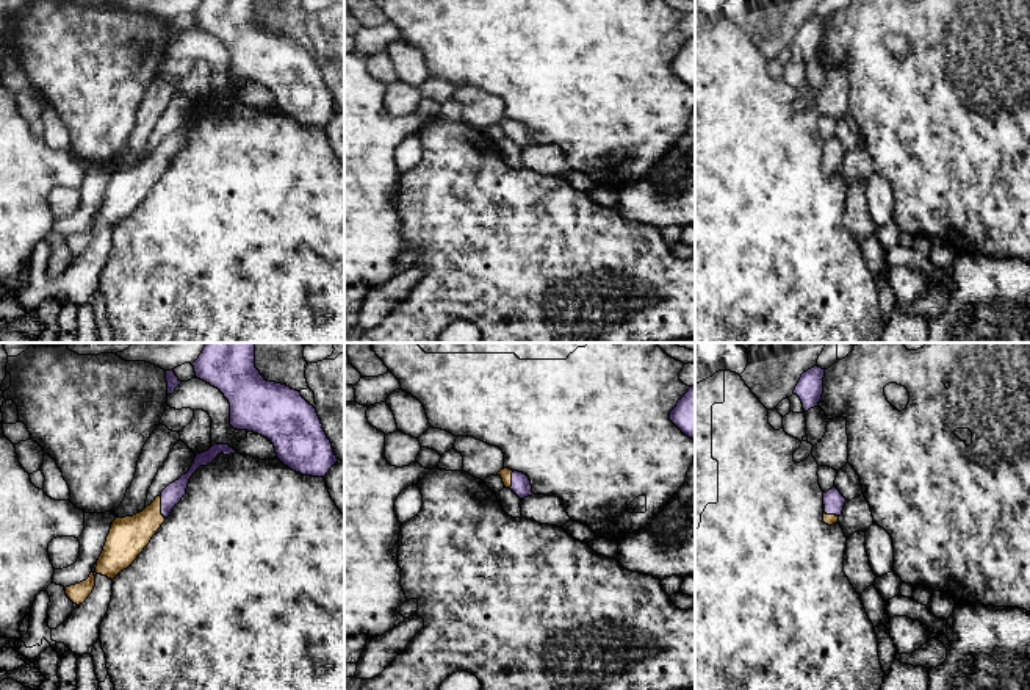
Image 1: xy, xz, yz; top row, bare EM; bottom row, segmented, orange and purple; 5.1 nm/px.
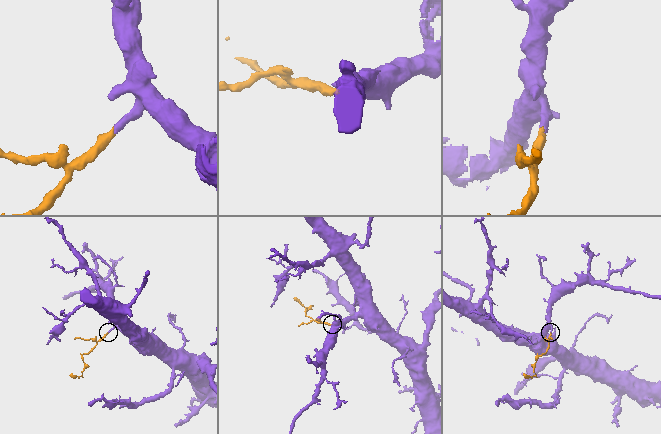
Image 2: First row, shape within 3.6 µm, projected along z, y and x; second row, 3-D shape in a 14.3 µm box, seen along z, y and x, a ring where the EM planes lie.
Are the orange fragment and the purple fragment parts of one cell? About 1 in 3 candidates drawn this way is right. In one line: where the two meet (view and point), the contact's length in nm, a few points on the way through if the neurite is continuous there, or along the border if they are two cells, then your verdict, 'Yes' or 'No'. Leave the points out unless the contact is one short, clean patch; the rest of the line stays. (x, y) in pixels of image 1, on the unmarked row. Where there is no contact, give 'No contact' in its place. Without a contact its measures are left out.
Touches orange at xy (160, 157). Shared border 130 nm. Path across: xy (127, 188), (160, 157), (172, 143). Yes

